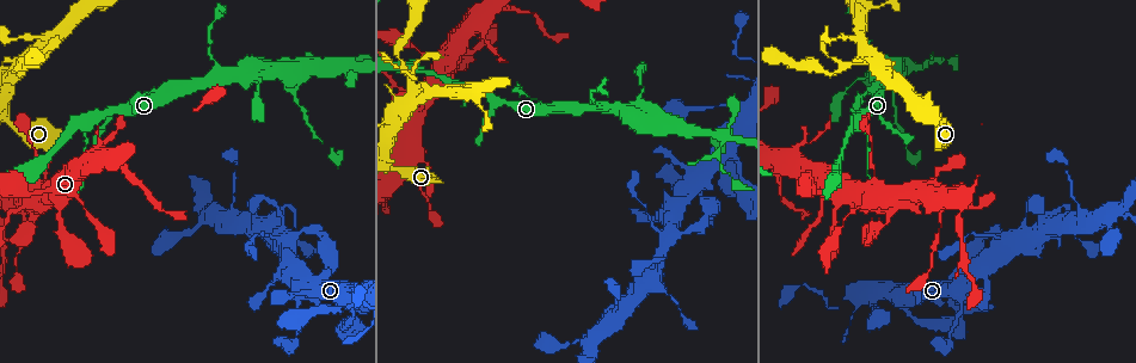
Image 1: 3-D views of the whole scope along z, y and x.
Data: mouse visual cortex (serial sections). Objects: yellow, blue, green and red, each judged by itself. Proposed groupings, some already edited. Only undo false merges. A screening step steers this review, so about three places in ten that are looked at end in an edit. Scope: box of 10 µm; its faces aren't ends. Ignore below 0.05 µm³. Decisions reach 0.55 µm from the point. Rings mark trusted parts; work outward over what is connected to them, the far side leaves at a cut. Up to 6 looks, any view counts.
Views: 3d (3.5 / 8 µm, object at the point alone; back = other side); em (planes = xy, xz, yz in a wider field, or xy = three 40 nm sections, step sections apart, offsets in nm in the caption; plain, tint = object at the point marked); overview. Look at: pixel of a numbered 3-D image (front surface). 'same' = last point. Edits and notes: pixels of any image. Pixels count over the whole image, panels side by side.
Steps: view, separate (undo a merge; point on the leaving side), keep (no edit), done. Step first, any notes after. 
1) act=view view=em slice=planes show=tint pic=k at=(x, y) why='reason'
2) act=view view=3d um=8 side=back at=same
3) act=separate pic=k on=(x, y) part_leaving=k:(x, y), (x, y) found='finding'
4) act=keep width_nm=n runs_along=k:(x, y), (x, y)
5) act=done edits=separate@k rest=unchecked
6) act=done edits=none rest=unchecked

act=view view=3d um=3.5 side=back pic=1 at=(416, 98) why='sharp bend'

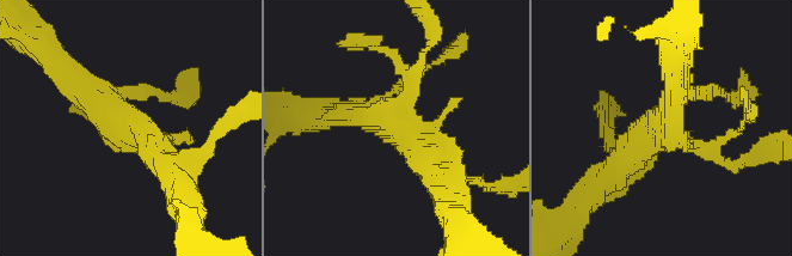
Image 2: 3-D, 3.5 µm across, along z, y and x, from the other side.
act=view view=em slice=planes show=plain pic=2 at=(666, 137)

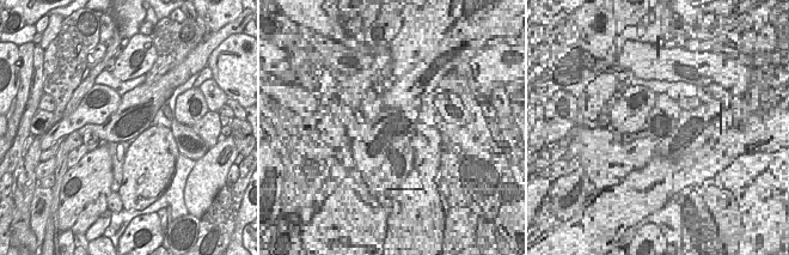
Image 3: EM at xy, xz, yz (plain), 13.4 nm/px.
act=view view=em slice=planes show=tint at=same why='with the object marked'

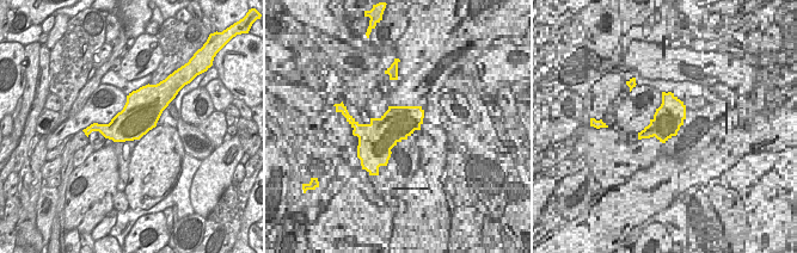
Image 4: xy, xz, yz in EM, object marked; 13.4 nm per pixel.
act=keep runs_along=2:(170, 172), (71, 77) found='continuous, no second cell'

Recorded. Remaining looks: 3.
act=view view=3d um=3.5 side=back pic=1 at=(882, 200) why='abrupt turn'

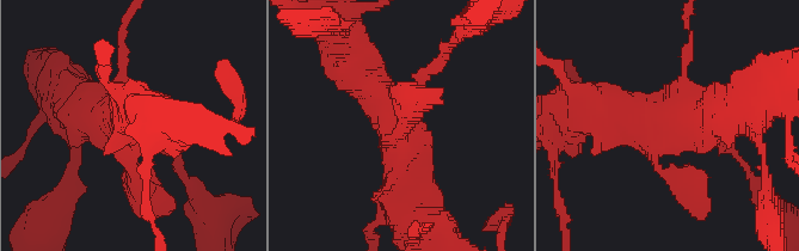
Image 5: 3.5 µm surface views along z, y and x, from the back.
act=view view=em slice=xy step=1 show=tint pic=5 at=(662, 119)

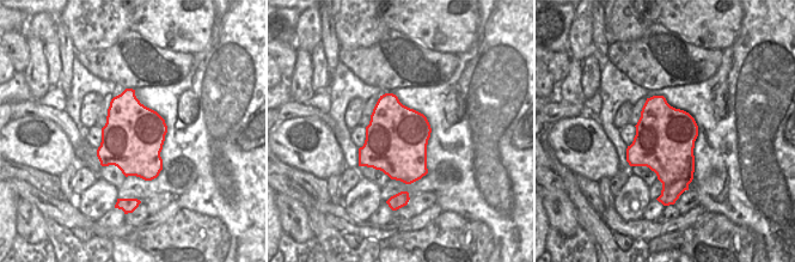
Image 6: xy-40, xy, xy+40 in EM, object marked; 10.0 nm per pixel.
act=keep runs_along=5:(344, 49), (395, 110), (403, 181) found='one cell here'

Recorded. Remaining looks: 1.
act=done edits=none rest=unchecked

